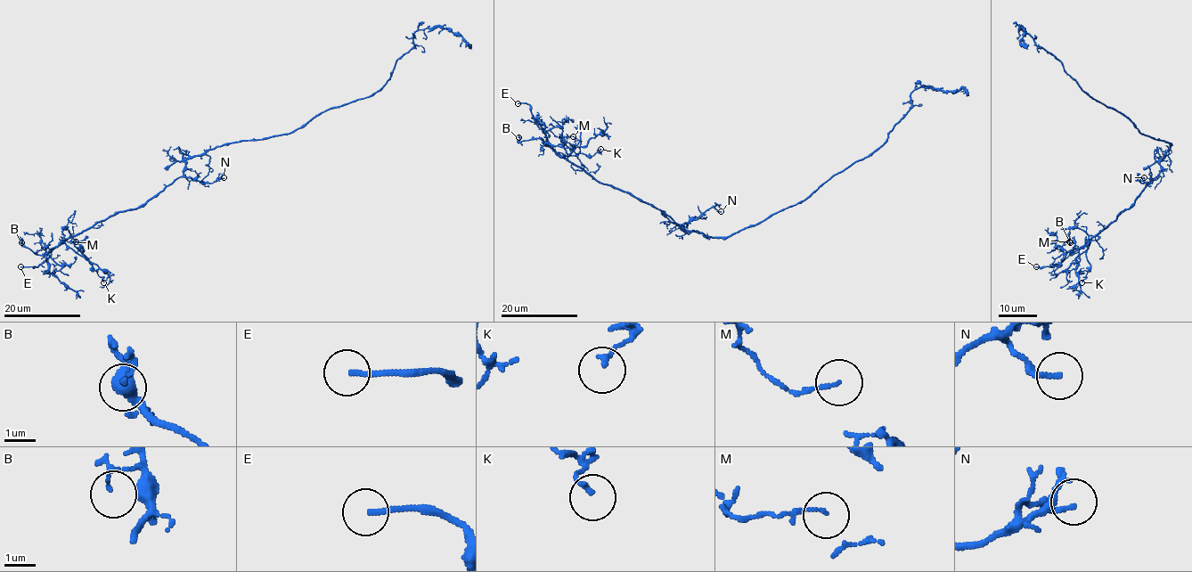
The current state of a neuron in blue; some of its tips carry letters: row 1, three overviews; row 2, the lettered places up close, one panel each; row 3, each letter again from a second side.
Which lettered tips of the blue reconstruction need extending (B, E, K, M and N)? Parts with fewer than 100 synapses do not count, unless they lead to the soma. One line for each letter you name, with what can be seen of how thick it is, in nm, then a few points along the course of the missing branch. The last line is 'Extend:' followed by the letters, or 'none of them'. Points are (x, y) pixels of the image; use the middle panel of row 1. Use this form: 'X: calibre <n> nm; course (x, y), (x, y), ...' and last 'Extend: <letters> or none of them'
E: calibre 150 nm
Extend: E

